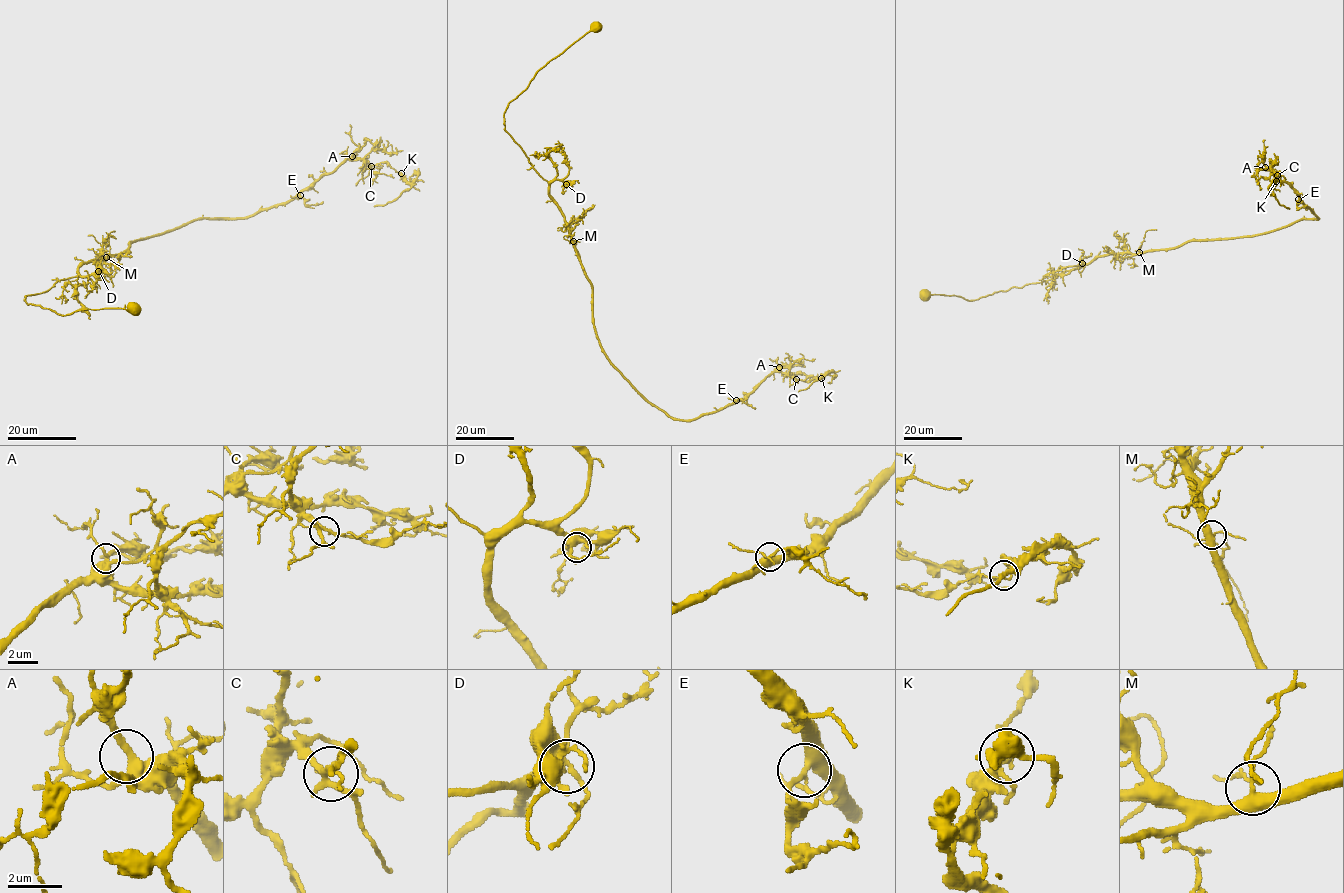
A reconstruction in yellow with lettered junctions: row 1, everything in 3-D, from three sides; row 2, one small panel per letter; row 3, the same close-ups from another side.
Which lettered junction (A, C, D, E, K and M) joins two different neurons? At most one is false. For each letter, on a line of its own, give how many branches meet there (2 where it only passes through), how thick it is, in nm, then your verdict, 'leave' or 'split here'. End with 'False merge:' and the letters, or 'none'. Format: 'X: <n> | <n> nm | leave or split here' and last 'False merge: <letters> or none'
A: 4 | 360 nm | leave
C: 4 | 260 nm | leave
D: 6 | 380 nm | leave
E: 4 | 360 nm | leave
K: 4 | 160 nm | split here
M: 5 | 320 nm | leave
False merge: K

